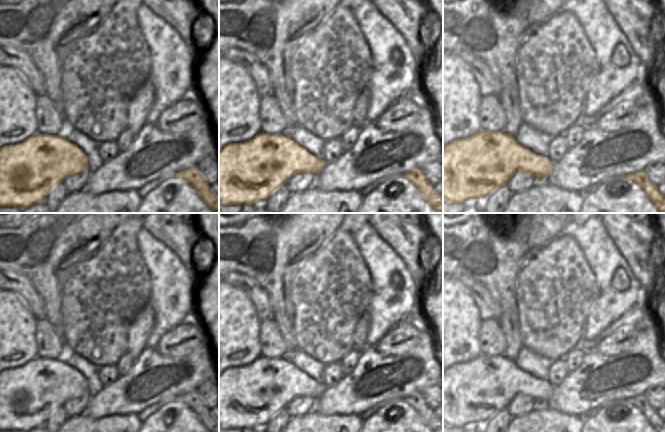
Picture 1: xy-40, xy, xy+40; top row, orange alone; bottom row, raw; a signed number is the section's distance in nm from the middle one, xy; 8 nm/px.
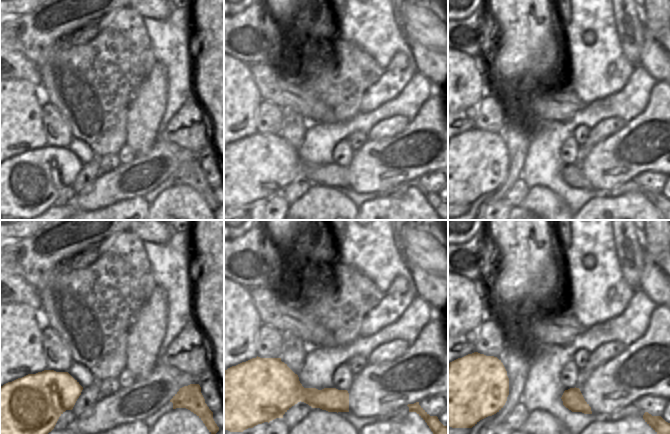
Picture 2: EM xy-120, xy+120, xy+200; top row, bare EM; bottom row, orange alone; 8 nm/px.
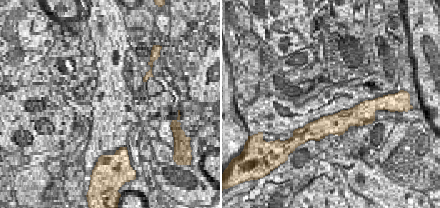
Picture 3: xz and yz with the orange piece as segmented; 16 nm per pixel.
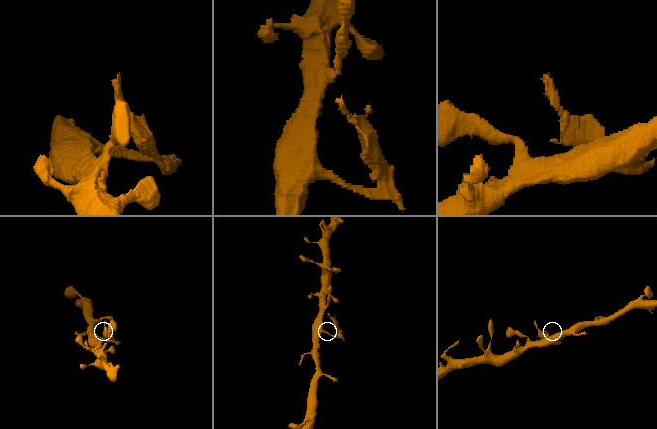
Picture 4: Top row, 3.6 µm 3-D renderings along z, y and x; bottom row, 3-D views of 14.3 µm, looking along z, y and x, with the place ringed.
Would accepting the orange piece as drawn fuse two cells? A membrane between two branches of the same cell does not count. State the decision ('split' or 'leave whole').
split

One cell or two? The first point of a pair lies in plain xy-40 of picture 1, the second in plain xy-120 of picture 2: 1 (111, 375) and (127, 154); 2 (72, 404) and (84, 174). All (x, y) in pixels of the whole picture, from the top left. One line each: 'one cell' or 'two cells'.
1: two cells
2: one cell

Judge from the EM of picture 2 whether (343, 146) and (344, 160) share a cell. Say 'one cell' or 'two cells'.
one cell

